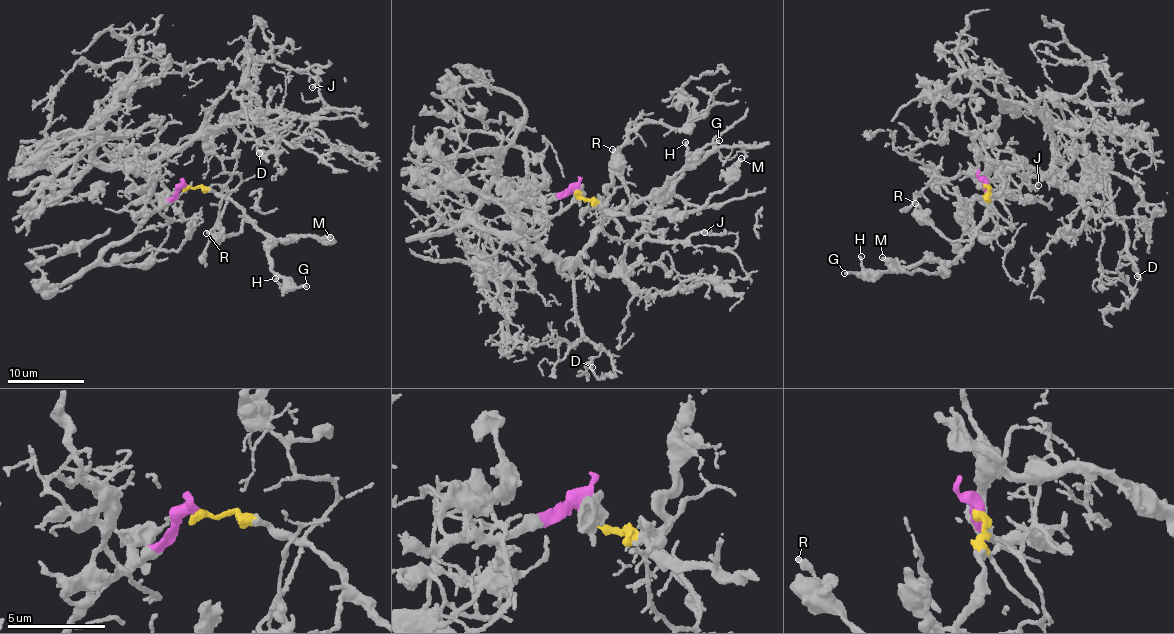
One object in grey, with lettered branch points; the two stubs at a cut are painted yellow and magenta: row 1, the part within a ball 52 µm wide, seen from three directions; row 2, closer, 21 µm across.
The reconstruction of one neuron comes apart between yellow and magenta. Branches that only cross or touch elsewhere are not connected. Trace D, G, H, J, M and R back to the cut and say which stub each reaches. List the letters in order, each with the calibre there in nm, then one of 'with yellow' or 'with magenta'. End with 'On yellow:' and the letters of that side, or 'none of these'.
D: 130 nm | with magenta
G: 200 nm | with yellow
H: 200 nm | with yellow
J: 170 nm | with magenta
M: 400 nm | with yellow
R: 260 nm | with yellow
On yellow: G, H, M, R

